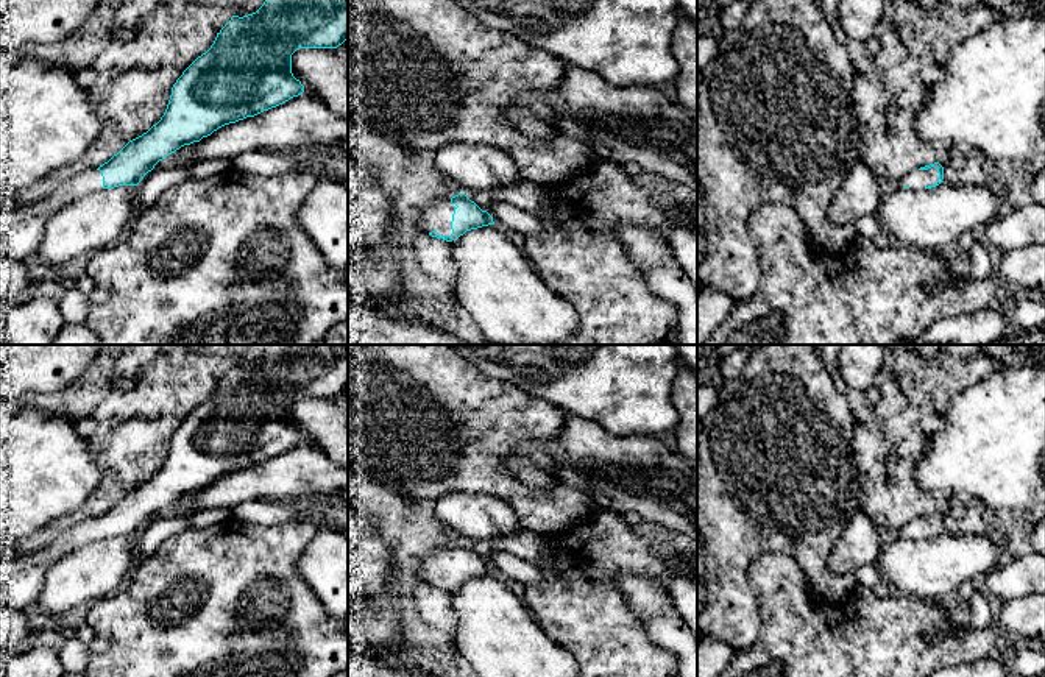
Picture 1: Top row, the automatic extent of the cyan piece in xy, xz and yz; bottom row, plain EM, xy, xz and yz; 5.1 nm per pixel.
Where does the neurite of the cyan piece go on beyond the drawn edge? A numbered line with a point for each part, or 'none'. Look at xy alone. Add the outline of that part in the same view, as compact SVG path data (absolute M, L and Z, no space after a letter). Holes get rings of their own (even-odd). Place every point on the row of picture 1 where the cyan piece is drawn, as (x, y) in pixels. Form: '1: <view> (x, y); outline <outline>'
1: xy (21, 228); outline M89 168L53 193L50 198L31 201L25 206L0 211L0 256L17 261L34 259L47 222L70 201L81 195L101 190L103 176L97 168Z

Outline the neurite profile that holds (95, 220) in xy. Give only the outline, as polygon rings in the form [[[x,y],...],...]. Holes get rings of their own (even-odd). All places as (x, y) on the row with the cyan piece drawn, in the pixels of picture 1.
[[[137,186],[101,189],[78,197],[45,225],[34,262],[66,264],[120,242],[137,215]]]

